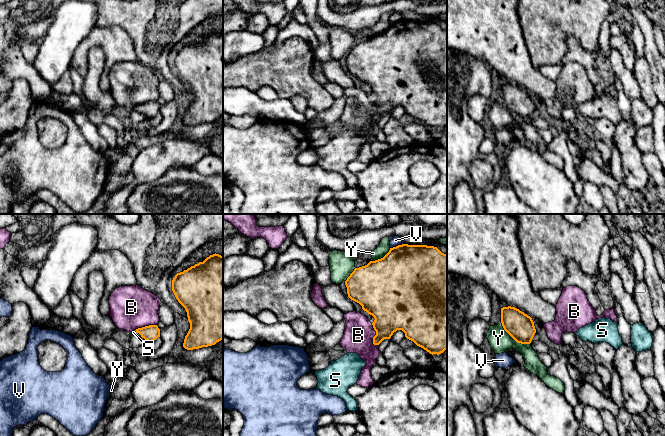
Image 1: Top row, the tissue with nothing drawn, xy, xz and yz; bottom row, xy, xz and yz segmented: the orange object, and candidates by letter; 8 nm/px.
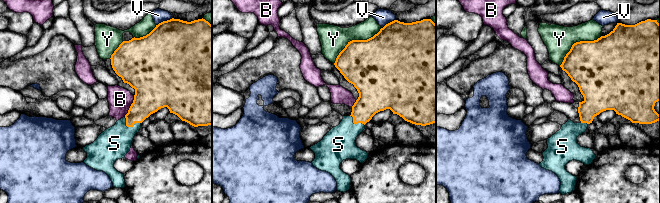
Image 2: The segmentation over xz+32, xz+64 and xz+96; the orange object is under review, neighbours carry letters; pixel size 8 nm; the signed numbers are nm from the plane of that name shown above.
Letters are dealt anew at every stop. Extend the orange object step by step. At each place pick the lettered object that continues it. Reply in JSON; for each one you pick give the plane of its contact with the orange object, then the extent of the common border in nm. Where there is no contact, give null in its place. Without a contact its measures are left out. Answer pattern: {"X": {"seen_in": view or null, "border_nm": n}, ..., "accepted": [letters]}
{"S": {"seen_in": "xy", "border_nm": 80}, "accepted": ["S"]}

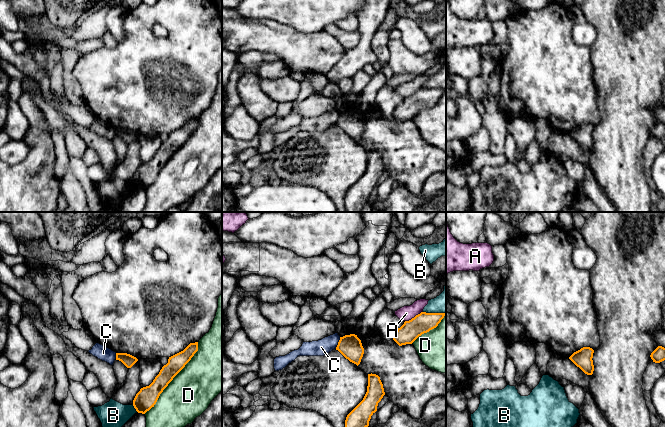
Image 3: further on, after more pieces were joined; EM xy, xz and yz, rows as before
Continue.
{"accepted": []}

